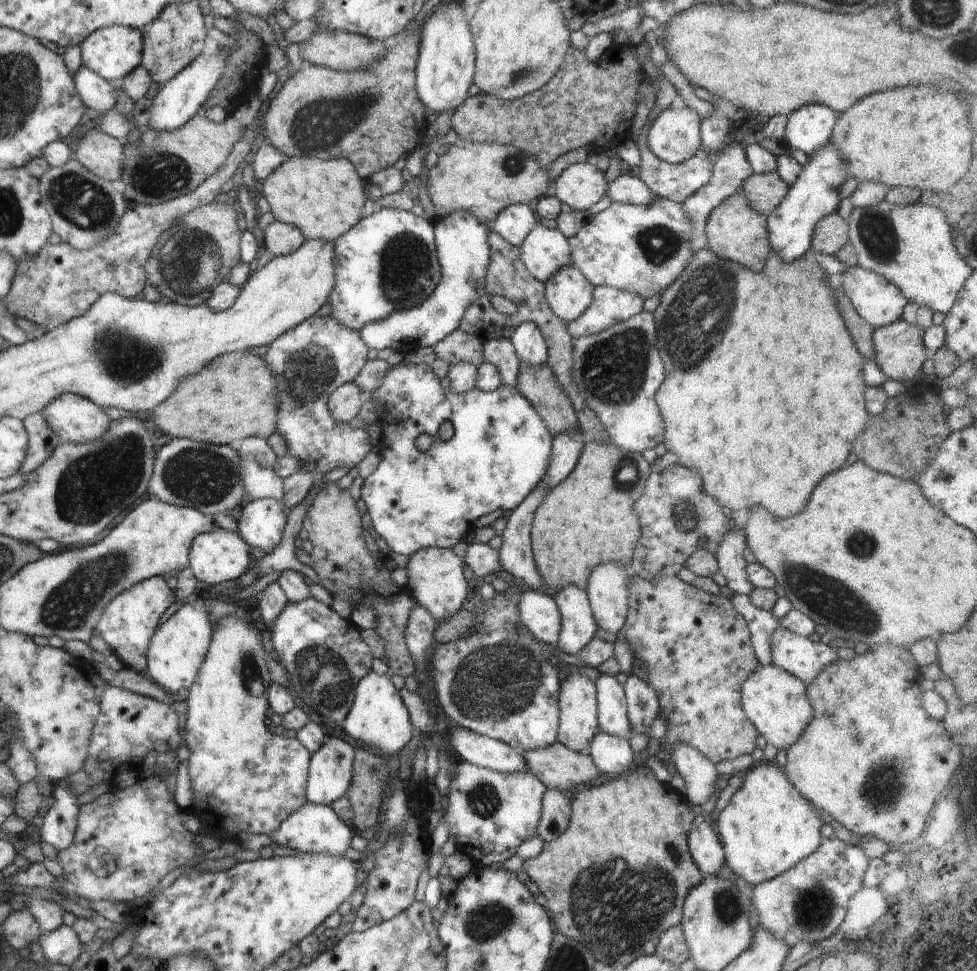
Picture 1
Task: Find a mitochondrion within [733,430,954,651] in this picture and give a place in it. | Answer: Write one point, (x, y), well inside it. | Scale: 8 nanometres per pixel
(845, 608)

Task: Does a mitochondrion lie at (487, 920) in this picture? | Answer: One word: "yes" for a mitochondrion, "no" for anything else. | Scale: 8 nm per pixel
yes

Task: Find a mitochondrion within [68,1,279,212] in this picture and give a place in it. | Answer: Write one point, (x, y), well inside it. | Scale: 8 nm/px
(168, 173)

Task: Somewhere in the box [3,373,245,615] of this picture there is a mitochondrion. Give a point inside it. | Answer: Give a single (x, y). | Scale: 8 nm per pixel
(92, 487)

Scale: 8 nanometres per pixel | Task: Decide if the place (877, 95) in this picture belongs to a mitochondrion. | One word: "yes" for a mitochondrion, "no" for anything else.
no

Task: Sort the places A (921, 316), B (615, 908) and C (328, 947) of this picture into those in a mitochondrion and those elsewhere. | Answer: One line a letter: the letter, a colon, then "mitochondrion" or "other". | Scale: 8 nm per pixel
A: other
B: mitochondrion
C: other

